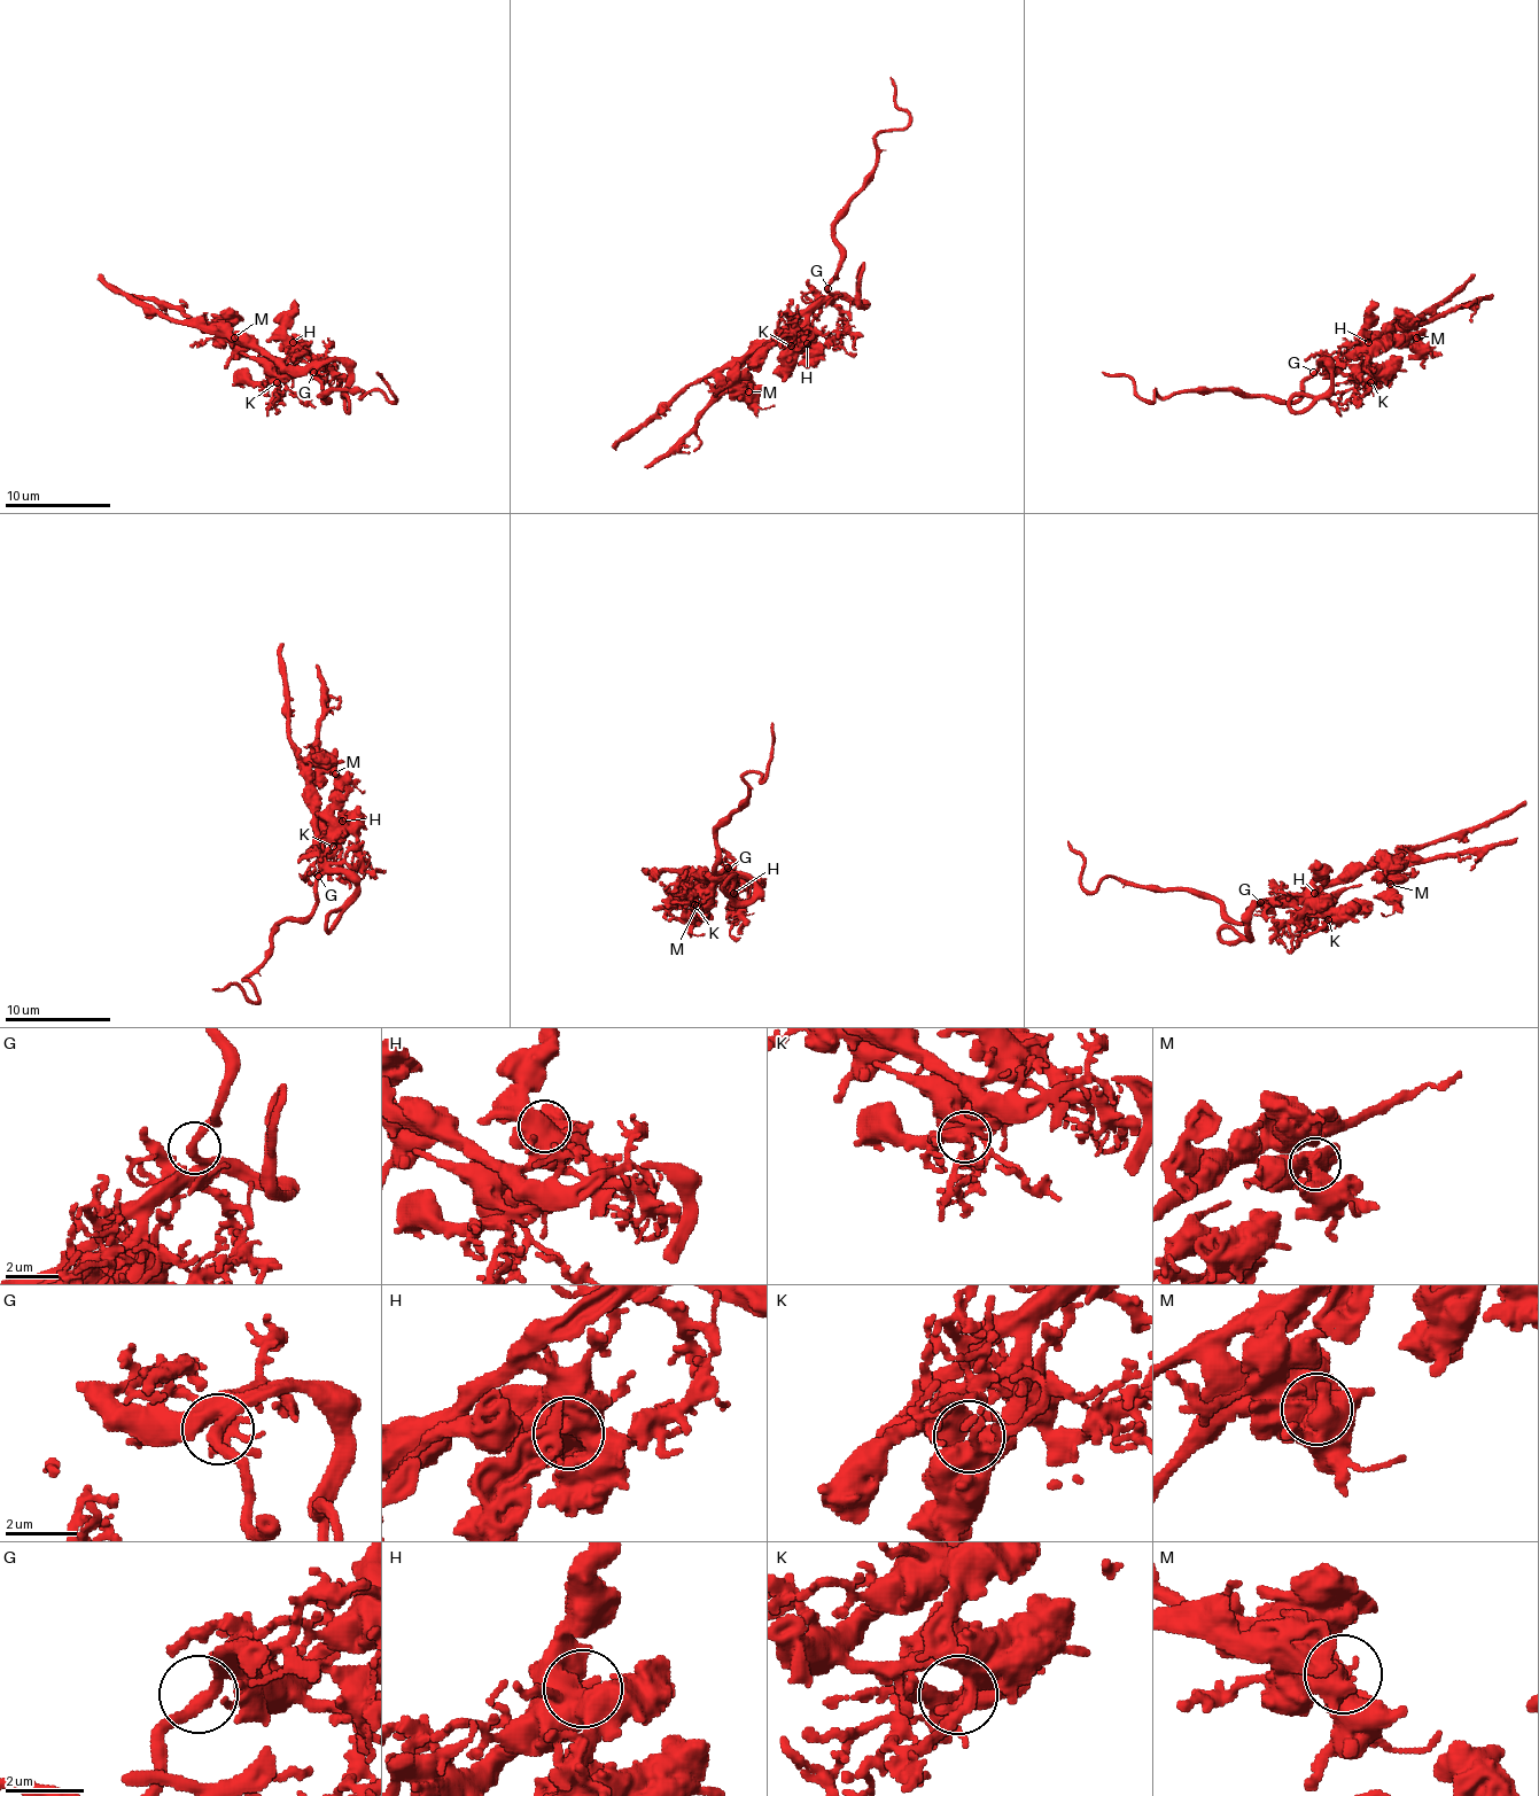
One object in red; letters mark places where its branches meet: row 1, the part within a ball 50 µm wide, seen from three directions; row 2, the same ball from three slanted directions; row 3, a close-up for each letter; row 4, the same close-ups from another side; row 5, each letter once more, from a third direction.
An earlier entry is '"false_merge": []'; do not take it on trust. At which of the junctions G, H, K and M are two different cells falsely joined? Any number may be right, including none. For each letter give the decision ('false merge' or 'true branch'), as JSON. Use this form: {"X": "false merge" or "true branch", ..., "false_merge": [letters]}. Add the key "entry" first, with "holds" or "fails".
{"entry": "holds", "G": "true branch", "H": "true branch", "K": "true branch", "M": "true branch", "false_merge": []}

